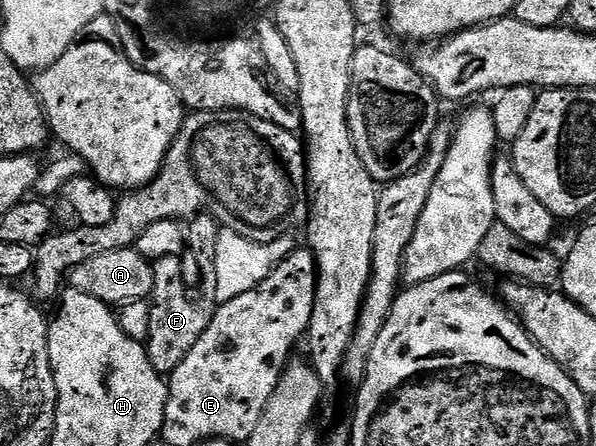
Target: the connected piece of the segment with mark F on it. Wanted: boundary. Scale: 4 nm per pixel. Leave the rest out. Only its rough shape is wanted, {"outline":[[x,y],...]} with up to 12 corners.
{"outline":[[180,256],[154,260],[147,356],[160,375],[189,357],[209,311]]}

